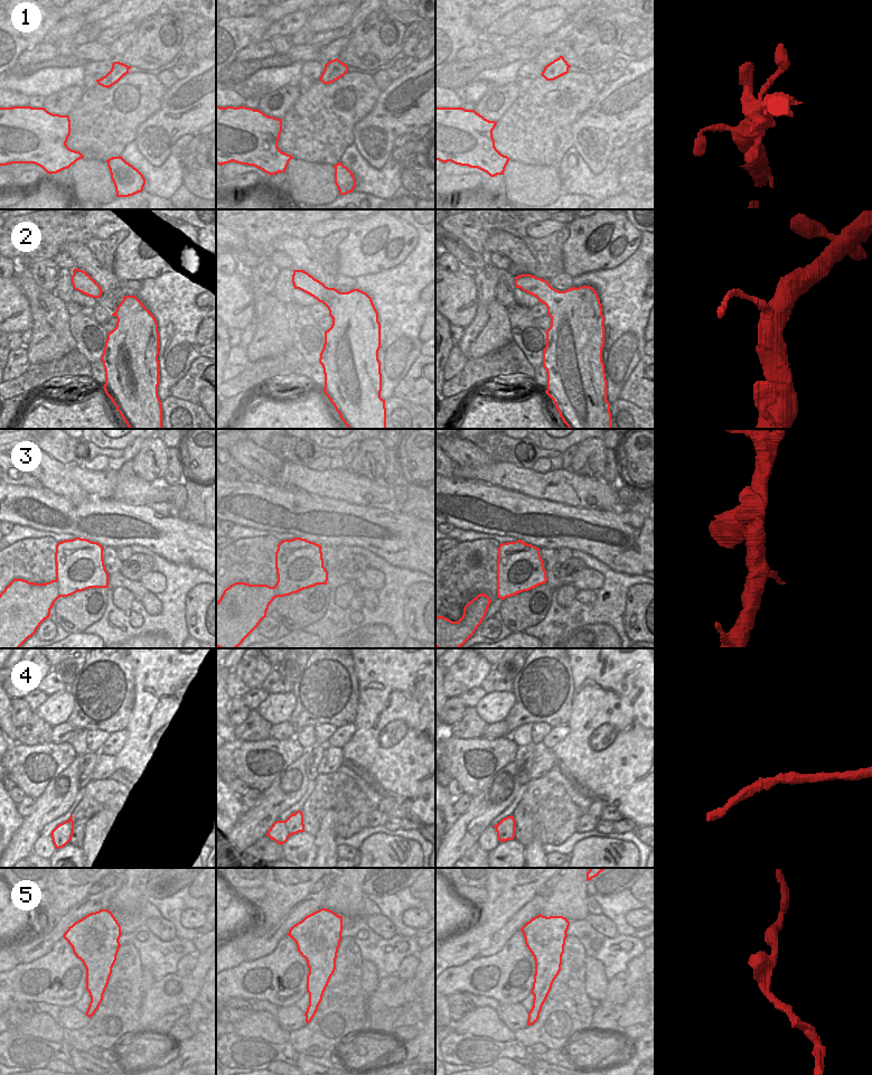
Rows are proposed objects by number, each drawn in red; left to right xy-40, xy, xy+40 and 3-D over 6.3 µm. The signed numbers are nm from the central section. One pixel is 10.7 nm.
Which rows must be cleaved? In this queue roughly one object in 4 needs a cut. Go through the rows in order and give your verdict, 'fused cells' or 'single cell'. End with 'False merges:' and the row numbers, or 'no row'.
1: single cell
2: fused cells
3: single cell
4: single cell
5: single cell
False merges: 2

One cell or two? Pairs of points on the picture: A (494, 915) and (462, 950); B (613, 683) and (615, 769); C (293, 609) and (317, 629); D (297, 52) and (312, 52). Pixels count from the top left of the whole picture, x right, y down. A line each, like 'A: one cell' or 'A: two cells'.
A: one cell
B: one cell
C: two cells
D: one cell

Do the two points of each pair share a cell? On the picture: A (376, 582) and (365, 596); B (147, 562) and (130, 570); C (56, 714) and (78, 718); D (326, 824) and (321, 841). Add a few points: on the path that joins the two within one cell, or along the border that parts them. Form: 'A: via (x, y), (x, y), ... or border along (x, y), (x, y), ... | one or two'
A: border along (357, 588), (372, 588), (376, 591) | two
B: via (142, 563), (134, 568) | one
C: border along (69, 690), (74, 699), (74, 710), (65, 721) | two
D: via (326, 829), (325, 837) | one

